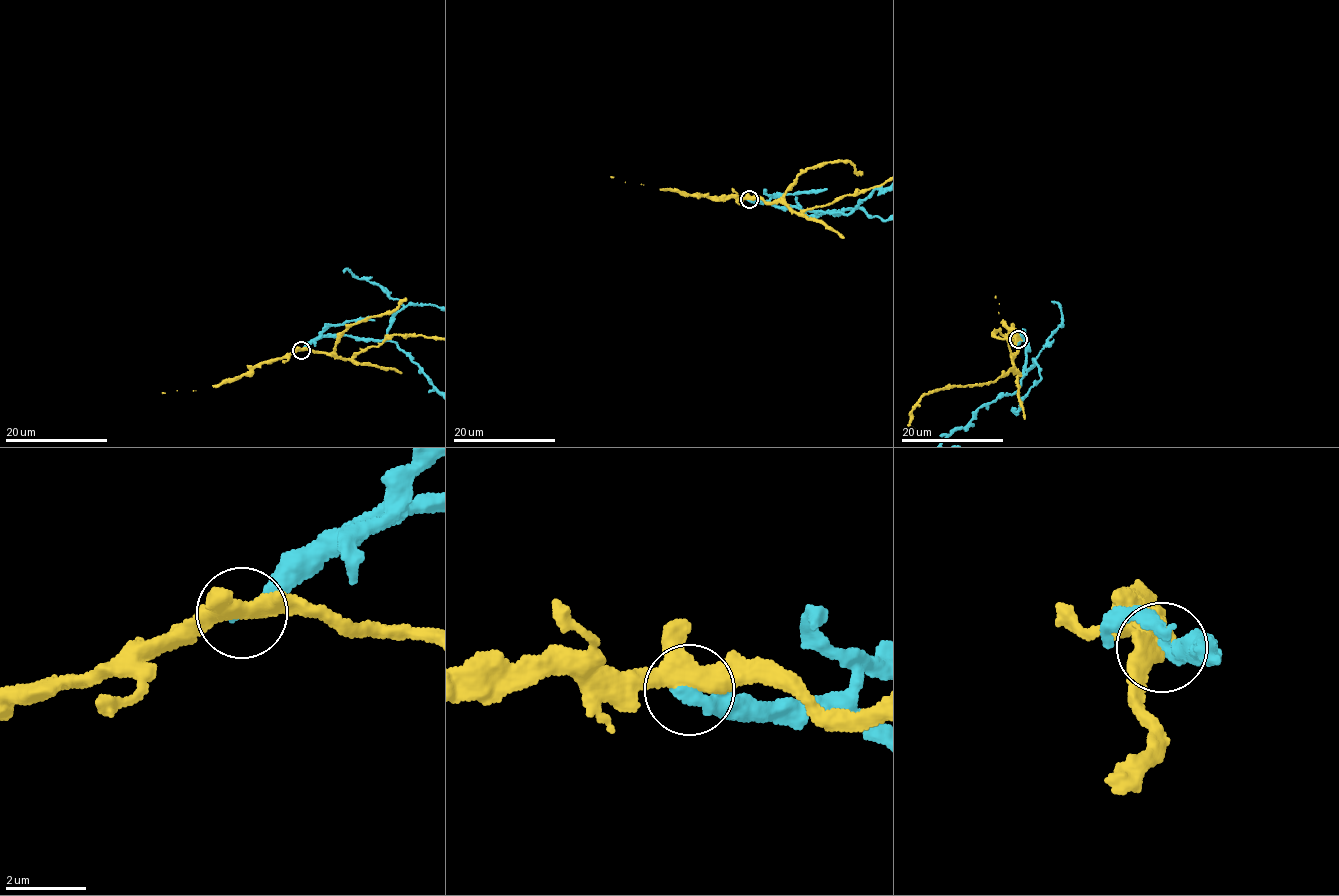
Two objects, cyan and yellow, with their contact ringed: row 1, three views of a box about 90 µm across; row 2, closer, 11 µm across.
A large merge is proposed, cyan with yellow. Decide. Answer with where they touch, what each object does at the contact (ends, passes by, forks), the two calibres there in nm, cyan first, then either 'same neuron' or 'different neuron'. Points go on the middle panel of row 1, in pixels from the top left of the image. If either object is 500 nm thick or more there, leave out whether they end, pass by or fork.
(749, 199) | cyan ends | yellow forks | 380/360 nm | different neuron

